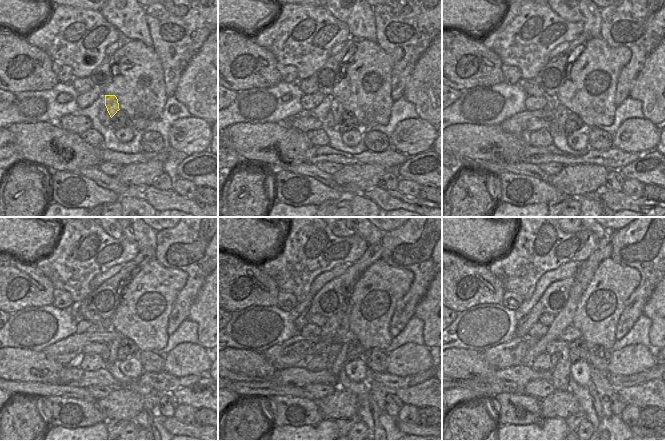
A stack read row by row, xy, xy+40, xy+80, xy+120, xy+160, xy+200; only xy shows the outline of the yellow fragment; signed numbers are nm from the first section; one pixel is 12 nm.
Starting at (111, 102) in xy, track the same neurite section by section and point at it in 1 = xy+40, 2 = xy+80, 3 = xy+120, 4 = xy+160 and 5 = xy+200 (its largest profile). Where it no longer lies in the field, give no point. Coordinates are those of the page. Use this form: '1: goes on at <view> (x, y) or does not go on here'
1: goes on at xy+40 (337, 109)
2: goes on at xy+80 (561, 112)
3: goes on at xy+120 (113, 345)
4: goes on at xy+160 (340, 361)
5: goes on at xy+200 (560, 375)

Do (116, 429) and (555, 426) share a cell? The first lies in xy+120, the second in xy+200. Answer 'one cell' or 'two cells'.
two cells

